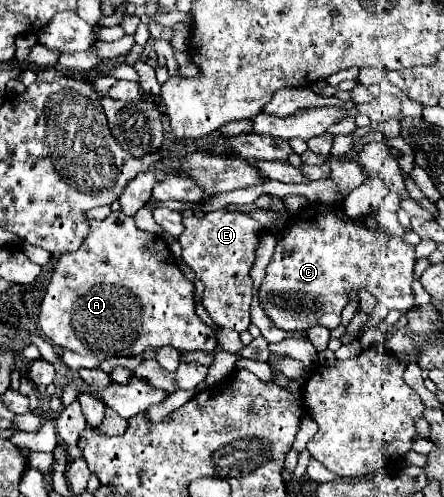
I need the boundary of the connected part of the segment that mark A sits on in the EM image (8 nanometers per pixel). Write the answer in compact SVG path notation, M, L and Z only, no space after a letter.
M110 212L104 220L90 220L90 234L74 252L64 252L54 268L46 296L40 306L42 332L62 348L76 354L112 352L116 356L136 356L158 346L172 346L180 352L214 350L214 330L206 326L194 308L194 284L182 274L170 254L168 244L150 232L136 228L134 218Z

